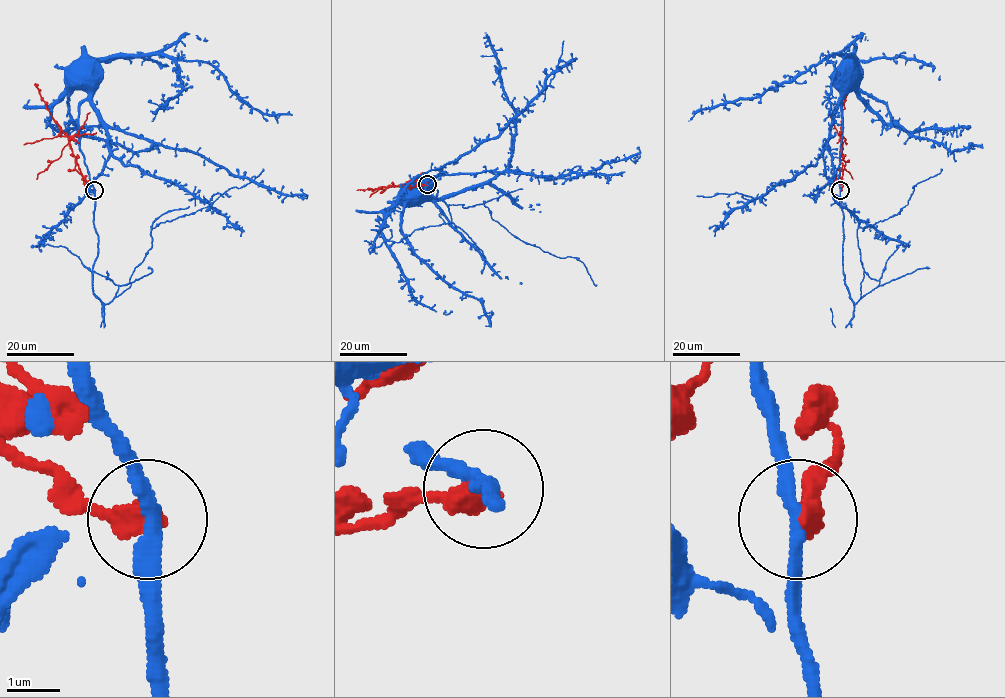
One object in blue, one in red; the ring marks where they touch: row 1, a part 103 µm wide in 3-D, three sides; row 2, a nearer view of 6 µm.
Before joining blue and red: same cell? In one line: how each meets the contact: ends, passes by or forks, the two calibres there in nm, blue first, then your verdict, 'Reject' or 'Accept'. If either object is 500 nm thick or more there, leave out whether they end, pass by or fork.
At the ring blue passes by. At the ring red ends. Thickness 280 nm (blue) against 440 nm. Reject

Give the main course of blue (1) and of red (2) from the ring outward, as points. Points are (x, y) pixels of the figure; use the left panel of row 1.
1: (94, 190), (79, 146), (78, 105), (88, 95), (85, 71)
2: (94, 190), (84, 185), (69, 137), (51, 116), (34, 83)

